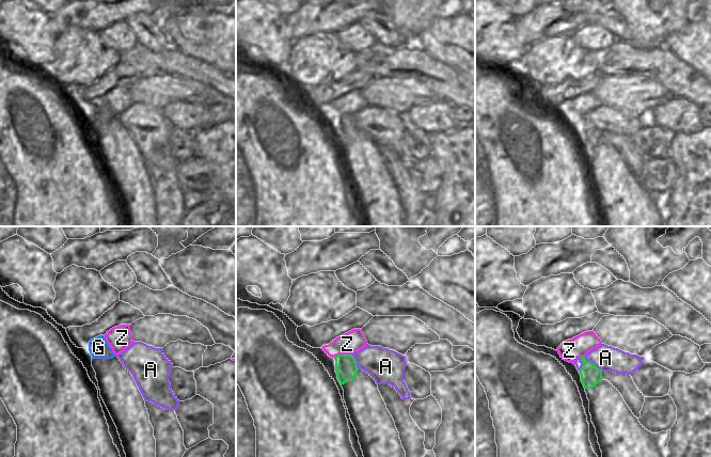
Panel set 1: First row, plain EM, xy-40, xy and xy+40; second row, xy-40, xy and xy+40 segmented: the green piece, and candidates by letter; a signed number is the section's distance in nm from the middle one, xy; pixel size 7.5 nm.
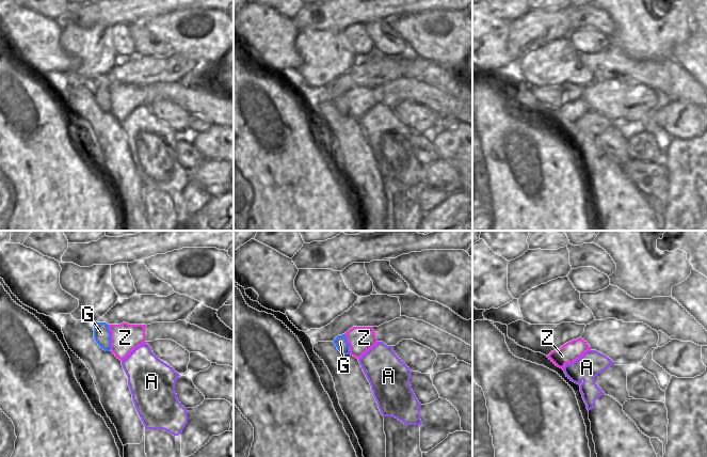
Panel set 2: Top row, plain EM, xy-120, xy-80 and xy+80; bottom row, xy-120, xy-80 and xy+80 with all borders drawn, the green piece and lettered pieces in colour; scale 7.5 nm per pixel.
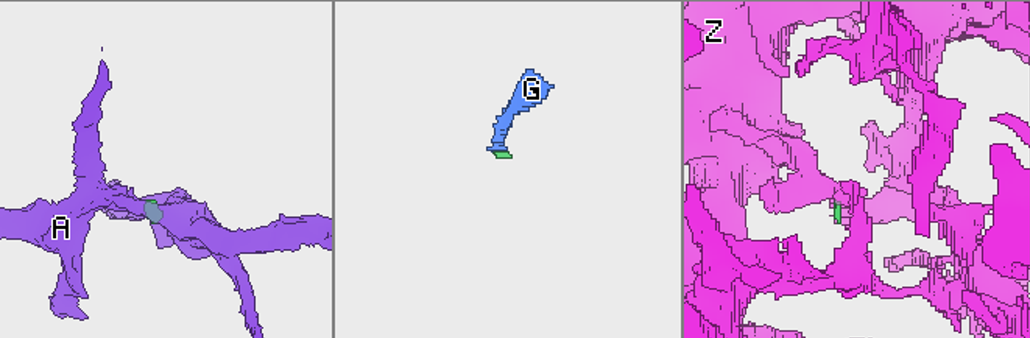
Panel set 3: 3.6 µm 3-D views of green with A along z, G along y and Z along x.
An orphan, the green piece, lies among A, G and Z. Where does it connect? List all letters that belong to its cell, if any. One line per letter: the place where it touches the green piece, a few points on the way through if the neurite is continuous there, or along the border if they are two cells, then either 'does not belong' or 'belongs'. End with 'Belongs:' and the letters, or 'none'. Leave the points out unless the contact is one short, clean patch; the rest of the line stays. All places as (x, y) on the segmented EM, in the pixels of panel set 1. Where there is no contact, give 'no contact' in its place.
A: xy+40 (593, 363) | along xy+40 (584, 357), (602, 371) | does not belong
G: no contact | belongs
Z: xy (343, 355) | along xy (351, 353), (338, 353), (334, 358) | does not belong
Belongs: G

